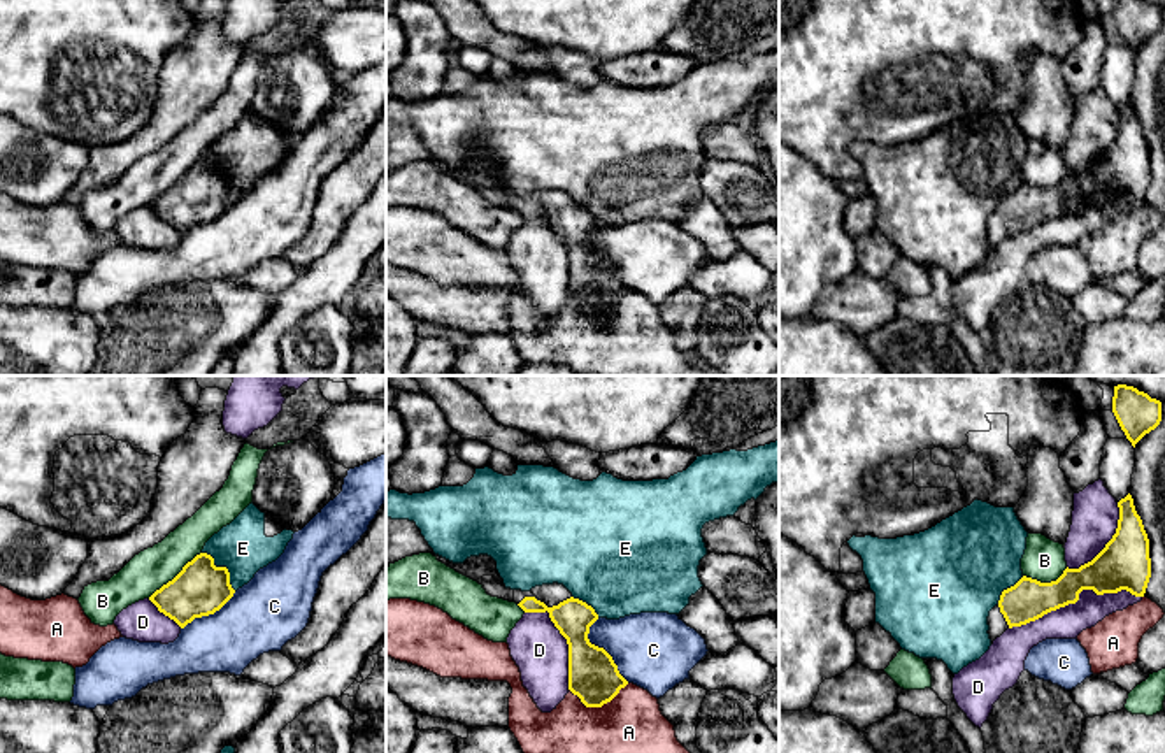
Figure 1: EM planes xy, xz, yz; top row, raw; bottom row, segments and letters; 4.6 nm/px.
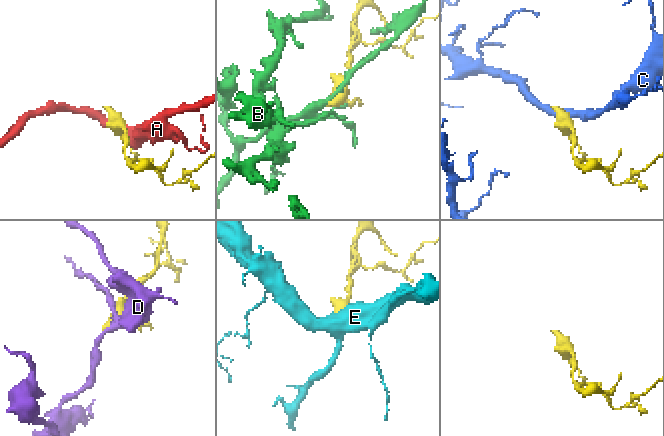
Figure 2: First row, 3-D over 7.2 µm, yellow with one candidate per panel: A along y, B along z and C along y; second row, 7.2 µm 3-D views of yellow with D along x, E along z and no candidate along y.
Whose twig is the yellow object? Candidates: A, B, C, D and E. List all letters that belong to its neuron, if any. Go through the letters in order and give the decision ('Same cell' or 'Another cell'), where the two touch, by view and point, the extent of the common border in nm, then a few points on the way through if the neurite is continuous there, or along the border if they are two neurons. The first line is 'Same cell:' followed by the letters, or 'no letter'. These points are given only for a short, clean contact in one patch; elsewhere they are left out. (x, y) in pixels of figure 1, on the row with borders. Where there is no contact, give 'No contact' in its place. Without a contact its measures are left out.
Same cell: no letter
A: Another cell. Touches yellow at xz (599, 706). Shared border 280 nm
B: Another cell. Touches yellow at xy (176, 576). Shared border 320 nm
C: Another cell. Touches yellow at xz (602, 648). Shared border 320 nm
D: Another cell. Touches yellow at yz (1076, 601). Shared border 650 nm
E: Another cell. Touches yellow at xy (223, 567). Shared border 240 nm

